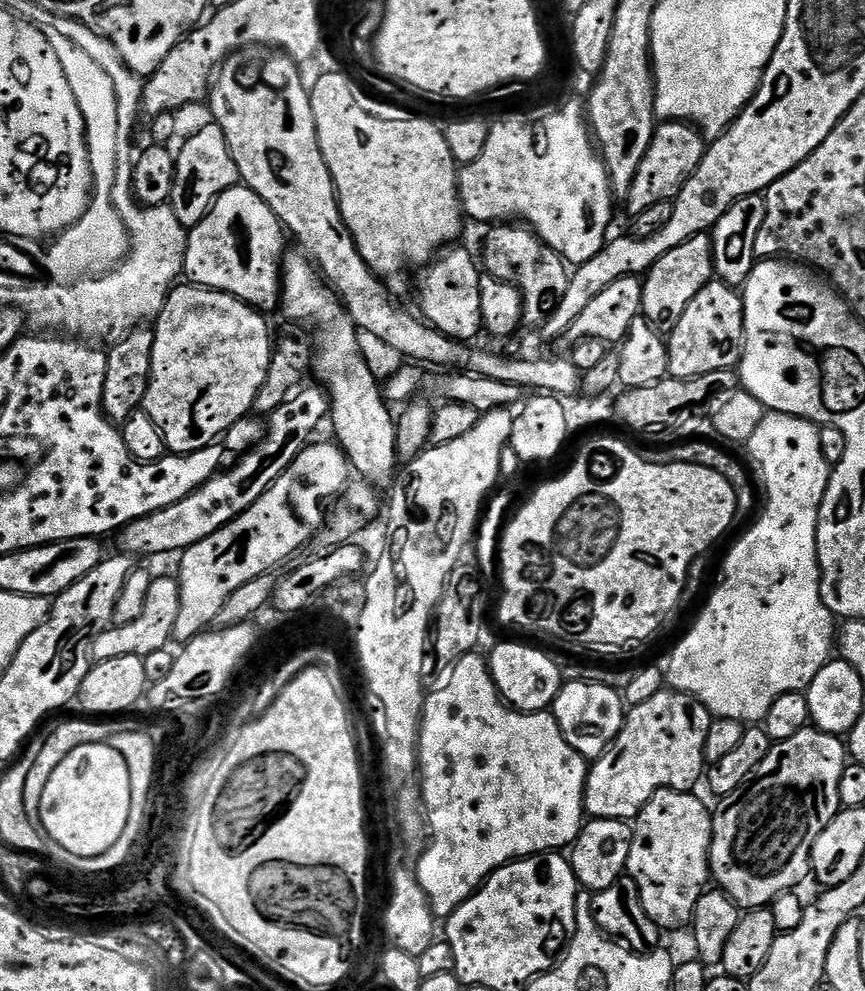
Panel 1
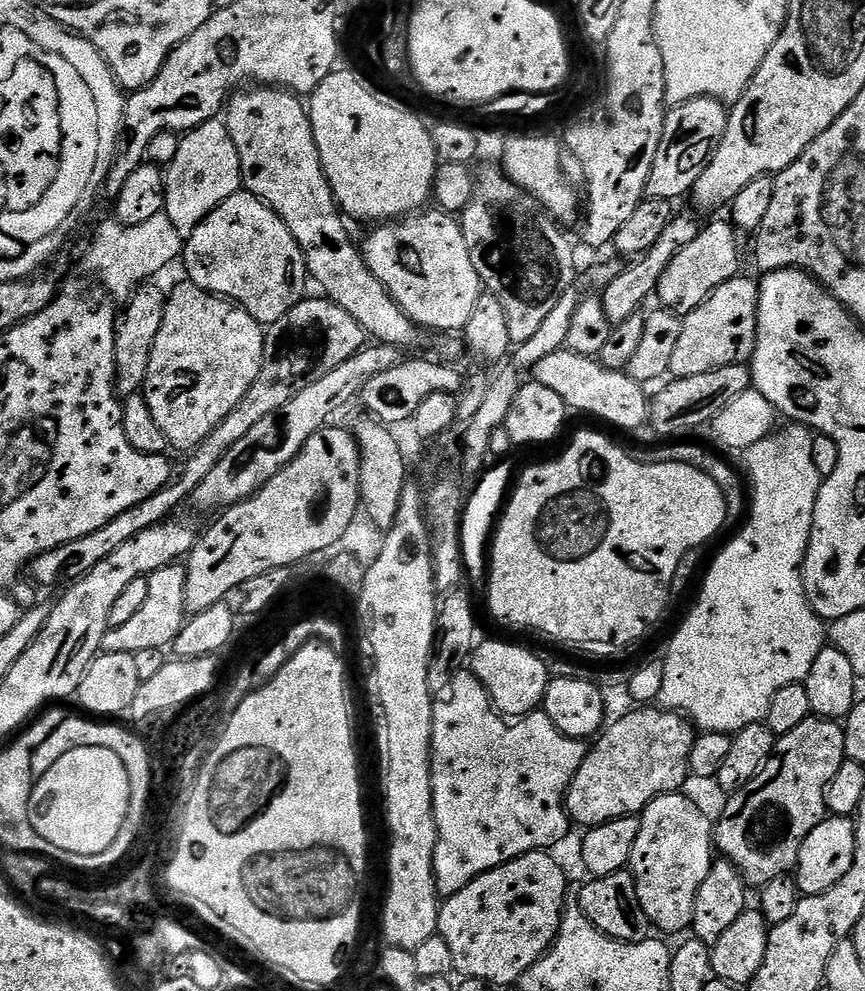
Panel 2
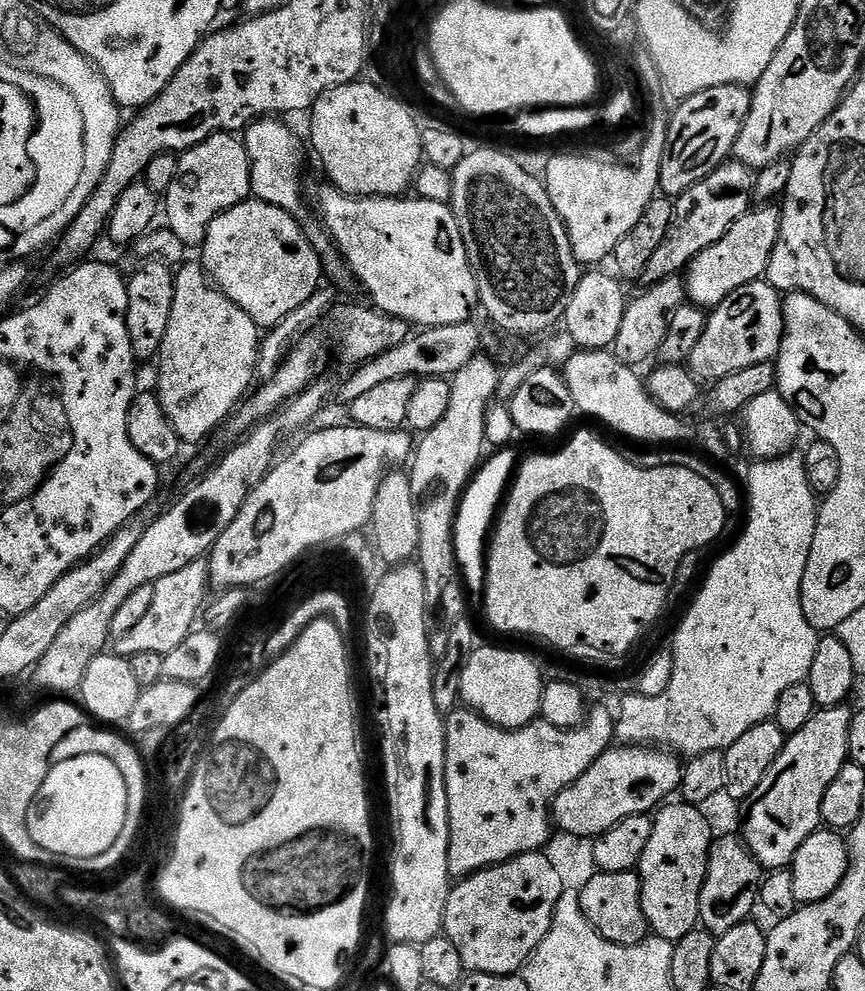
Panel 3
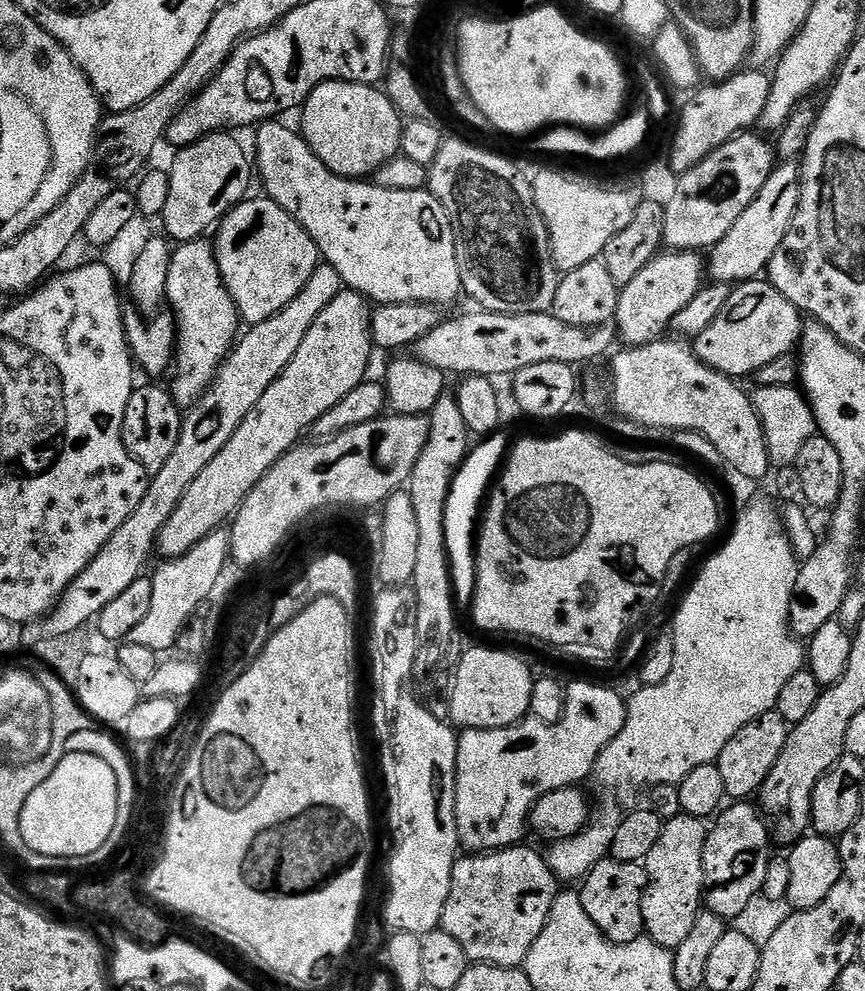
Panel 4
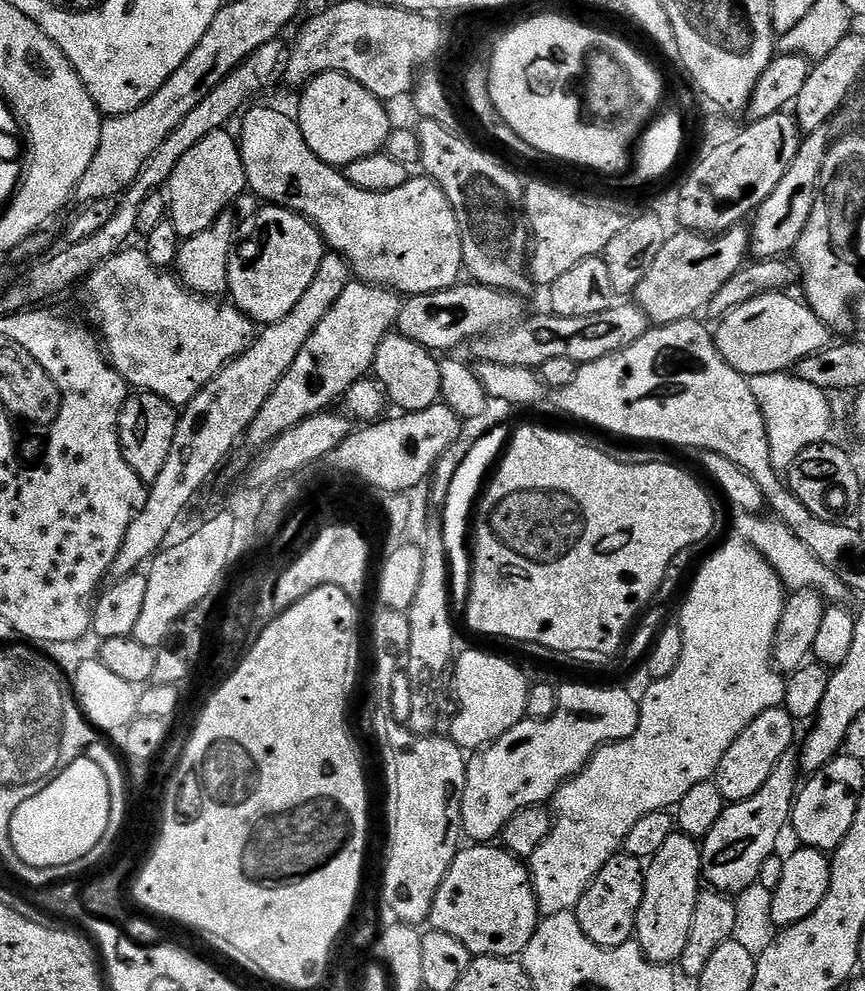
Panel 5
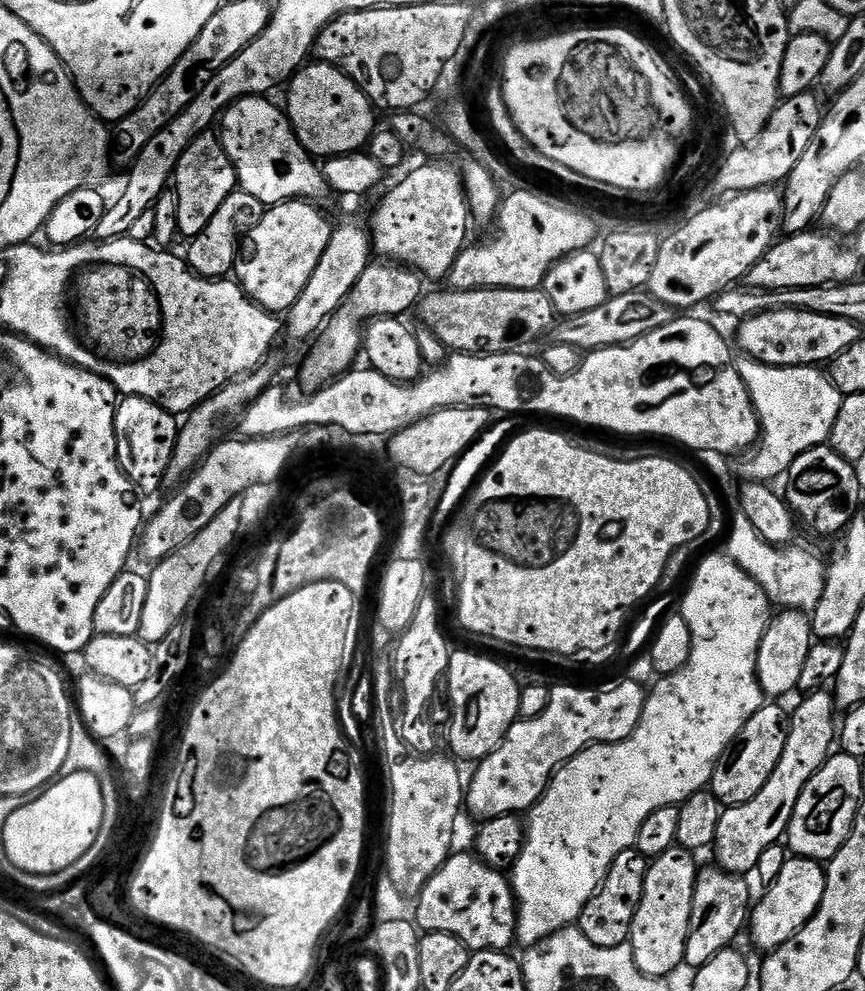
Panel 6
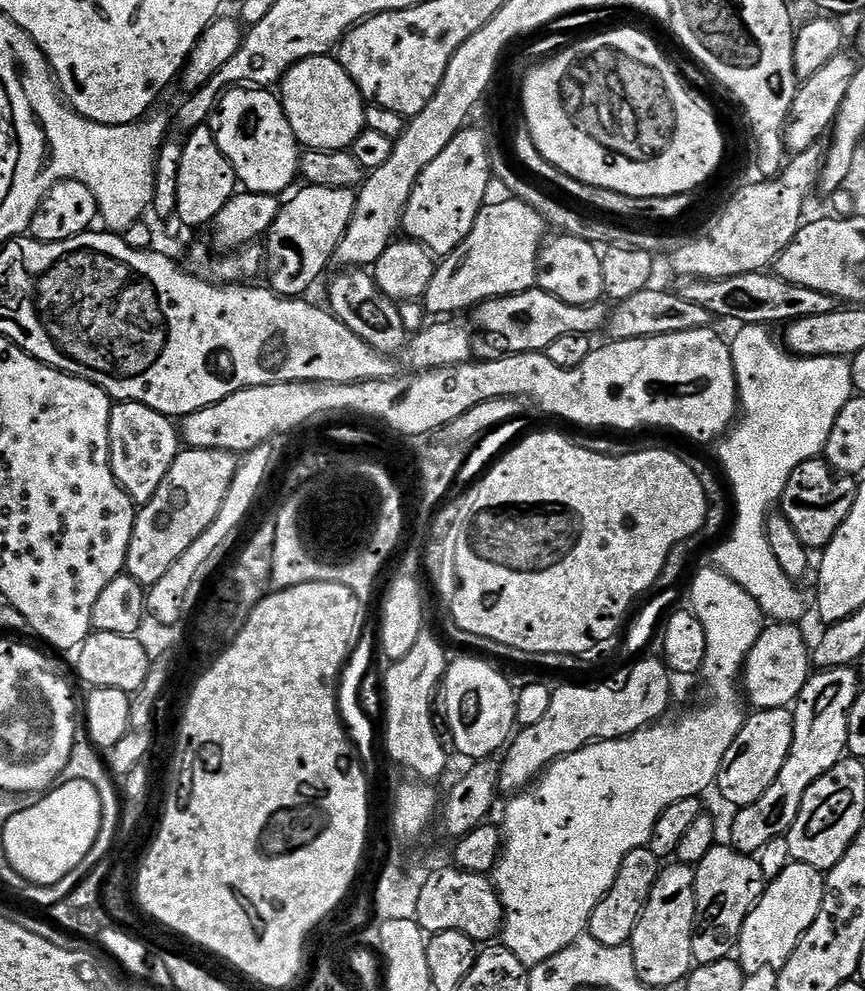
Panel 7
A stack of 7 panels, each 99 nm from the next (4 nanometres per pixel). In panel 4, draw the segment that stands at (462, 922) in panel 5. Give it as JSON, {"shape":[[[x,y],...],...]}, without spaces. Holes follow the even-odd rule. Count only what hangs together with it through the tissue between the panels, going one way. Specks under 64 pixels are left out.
{"shape":[[[524,847],[501,848],[457,859],[440,927],[466,950],[469,961],[503,968],[521,967],[526,954],[530,954],[530,946],[542,934],[542,926],[546,926],[558,881],[547,859]]]}

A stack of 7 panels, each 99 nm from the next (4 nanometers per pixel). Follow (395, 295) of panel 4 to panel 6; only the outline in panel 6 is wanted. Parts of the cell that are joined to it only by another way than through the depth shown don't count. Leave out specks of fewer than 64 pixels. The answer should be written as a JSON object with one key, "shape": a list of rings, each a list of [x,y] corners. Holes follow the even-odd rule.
{"shape":[[[246,96],[231,104],[218,121],[220,144],[234,166],[239,187],[246,194],[254,194],[265,206],[286,200],[321,202],[330,196],[321,165],[296,137],[287,111],[268,100],[264,96]],[[428,162],[425,168],[416,168],[405,180],[400,180],[385,196],[384,201],[376,208],[370,223],[372,247],[377,257],[388,262],[395,262],[403,267],[419,272],[429,281],[443,281],[448,271],[454,266],[460,253],[466,247],[464,239],[468,236],[470,215],[468,202],[465,200],[464,181],[461,173],[455,168],[443,168],[440,162]]]}

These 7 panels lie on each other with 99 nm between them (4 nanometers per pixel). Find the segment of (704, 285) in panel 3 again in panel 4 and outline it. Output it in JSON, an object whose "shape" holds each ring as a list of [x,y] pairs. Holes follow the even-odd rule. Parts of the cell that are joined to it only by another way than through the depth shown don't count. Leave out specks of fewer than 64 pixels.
{"shape":[[[784,162],[773,167],[766,186],[758,190],[758,198],[742,210],[742,218],[738,218],[738,222],[730,226],[726,238],[711,249],[706,260],[707,275],[715,283],[733,286],[757,279],[767,269],[770,258],[774,258],[774,250],[782,246],[782,238],[786,238],[792,228],[799,201],[800,164]]]}

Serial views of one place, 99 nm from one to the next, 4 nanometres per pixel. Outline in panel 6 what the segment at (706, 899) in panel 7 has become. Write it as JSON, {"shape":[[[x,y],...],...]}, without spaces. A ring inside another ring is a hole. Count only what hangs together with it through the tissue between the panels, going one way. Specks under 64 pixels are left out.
{"shape":[[[719,866],[701,867],[696,874],[696,889],[690,914],[690,930],[686,938],[684,964],[695,970],[706,966],[710,958],[722,954],[722,950],[733,947],[737,942],[736,935],[745,931],[750,920],[750,909],[754,904],[754,895],[748,889],[743,875],[726,872]]]}

